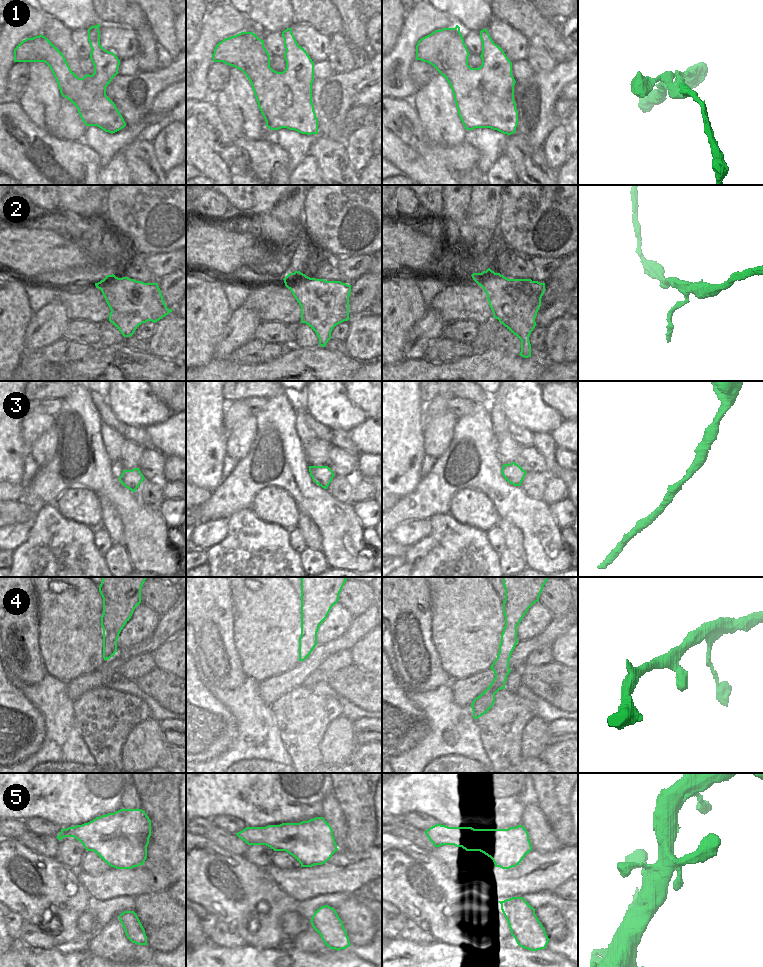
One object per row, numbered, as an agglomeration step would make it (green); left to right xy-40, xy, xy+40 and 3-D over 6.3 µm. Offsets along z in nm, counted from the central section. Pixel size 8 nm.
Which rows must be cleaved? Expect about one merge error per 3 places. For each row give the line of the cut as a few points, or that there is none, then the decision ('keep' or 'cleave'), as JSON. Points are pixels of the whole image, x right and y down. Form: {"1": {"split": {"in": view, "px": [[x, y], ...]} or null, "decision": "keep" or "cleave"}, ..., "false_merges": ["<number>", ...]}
{"1": {"split": null, "decision": "keep"}, "2": {"split": null, "decision": "keep"}, "3": {"split": null, "decision": "keep"}, "4": {"split": null, "decision": "keep"}, "5": {"split": null, "decision": "keep"}, "false_merges": []}

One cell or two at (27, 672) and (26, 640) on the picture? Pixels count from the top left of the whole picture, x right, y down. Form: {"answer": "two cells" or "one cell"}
{"answer": "one cell"}

